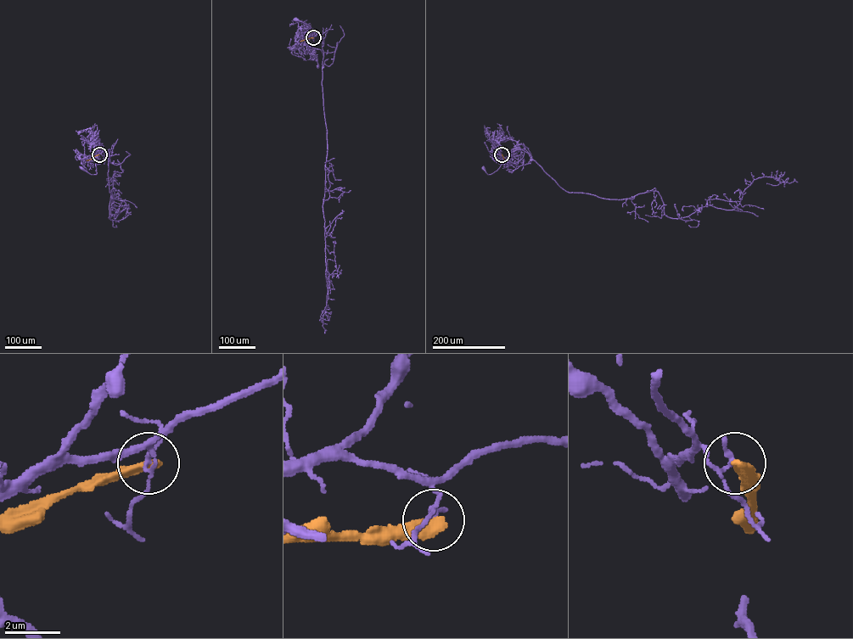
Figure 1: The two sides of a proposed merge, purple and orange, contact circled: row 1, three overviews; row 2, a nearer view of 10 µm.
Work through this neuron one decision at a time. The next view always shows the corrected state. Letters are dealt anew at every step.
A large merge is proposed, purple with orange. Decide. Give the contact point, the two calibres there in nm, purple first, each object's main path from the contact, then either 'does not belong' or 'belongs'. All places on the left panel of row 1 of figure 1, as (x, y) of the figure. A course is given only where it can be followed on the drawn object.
(99, 154) | 140/440 nm | purple via (99, 154), (92, 158), (97, 174), (91, 174), (81, 168) | orange via (99, 154), (86, 160) | does not belong

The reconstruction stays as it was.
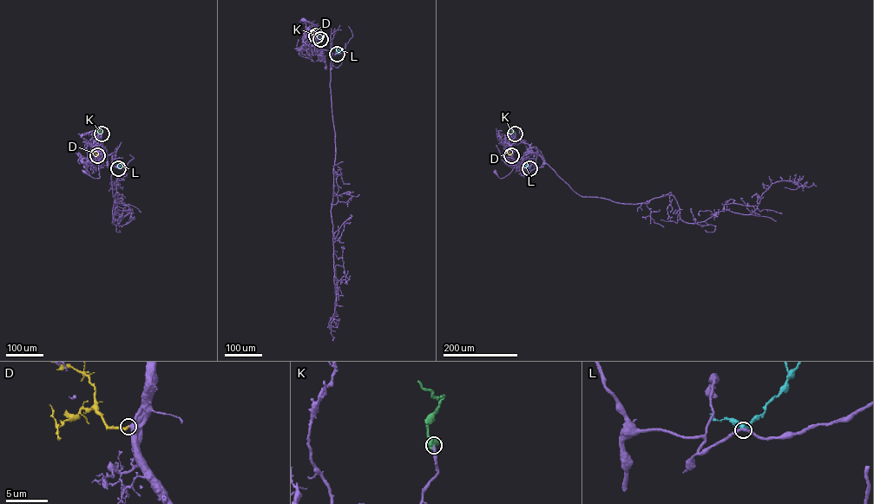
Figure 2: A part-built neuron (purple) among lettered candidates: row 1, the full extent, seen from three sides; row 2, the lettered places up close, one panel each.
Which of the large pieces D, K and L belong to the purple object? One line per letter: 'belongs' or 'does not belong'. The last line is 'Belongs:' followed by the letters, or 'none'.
D: belongs
K: belongs
L: does not belong
Belongs: D, K

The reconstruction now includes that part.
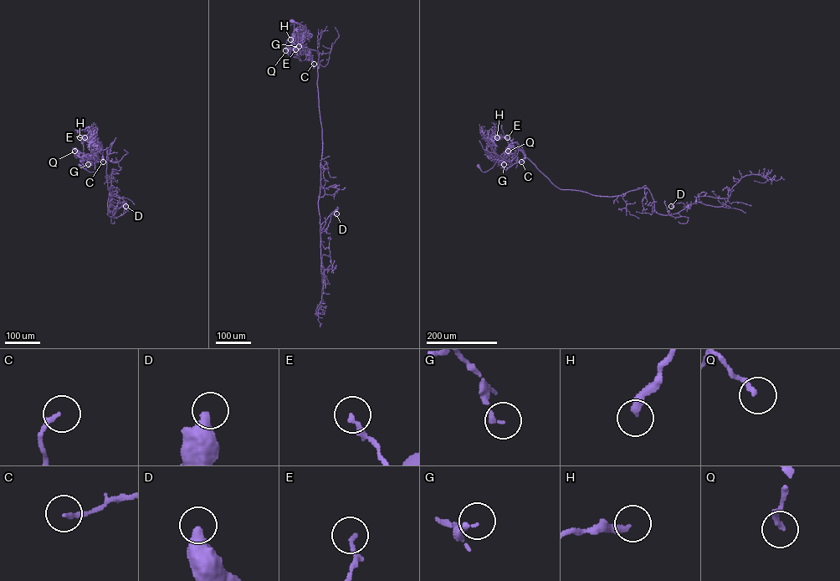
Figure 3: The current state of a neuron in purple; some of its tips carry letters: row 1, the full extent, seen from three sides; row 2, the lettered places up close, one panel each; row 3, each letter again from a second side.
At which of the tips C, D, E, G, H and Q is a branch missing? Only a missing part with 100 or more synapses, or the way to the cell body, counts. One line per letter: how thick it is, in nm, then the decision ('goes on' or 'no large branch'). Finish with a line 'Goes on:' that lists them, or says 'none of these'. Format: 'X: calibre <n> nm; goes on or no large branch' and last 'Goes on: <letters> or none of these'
C: calibre 160 nm; no large branch
D: calibre 460 nm; no large branch
E: calibre 180 nm; no large branch
G: calibre 160 nm; no large branch
H: calibre 300 nm; no large branch
Q: calibre 190 nm; no large branch
Goes on: none of these

